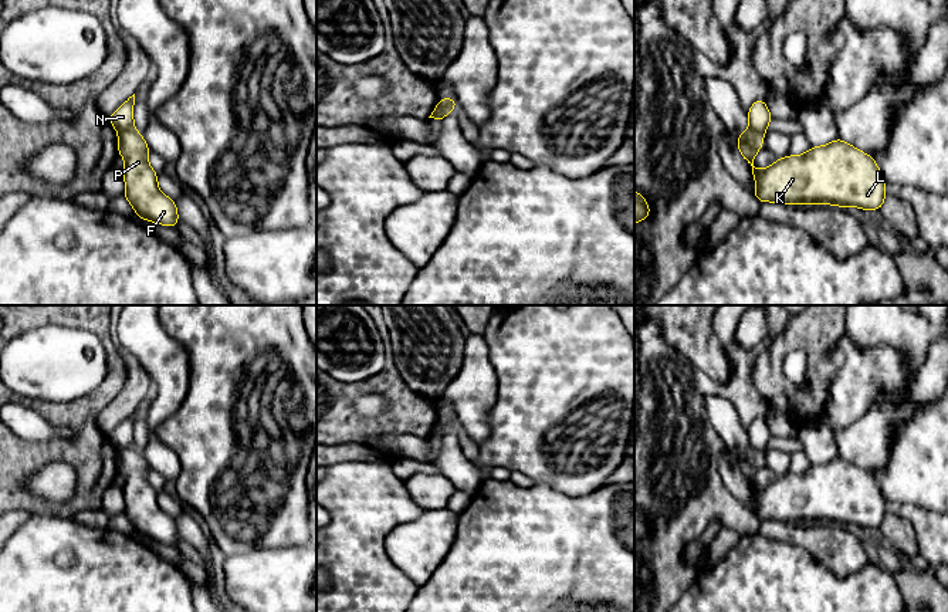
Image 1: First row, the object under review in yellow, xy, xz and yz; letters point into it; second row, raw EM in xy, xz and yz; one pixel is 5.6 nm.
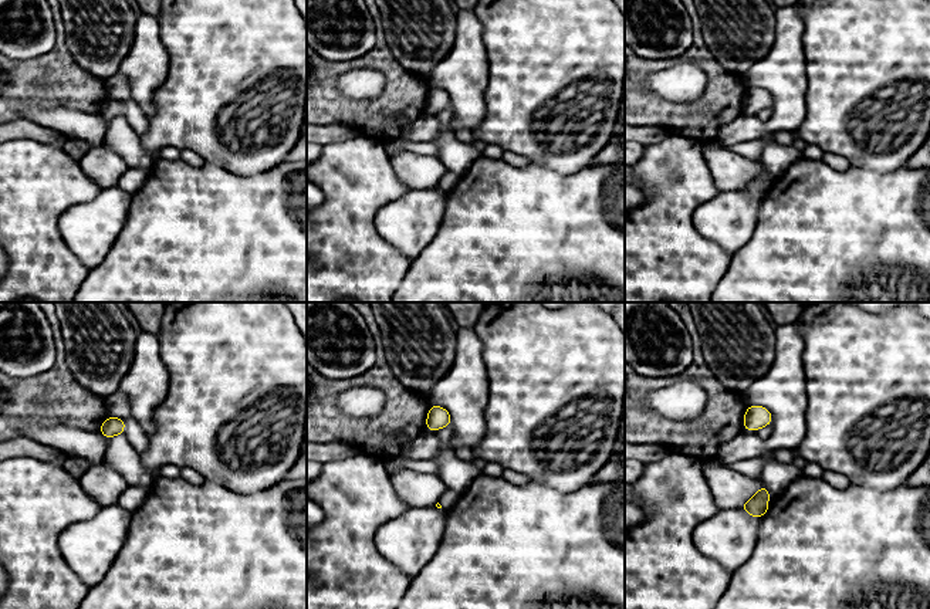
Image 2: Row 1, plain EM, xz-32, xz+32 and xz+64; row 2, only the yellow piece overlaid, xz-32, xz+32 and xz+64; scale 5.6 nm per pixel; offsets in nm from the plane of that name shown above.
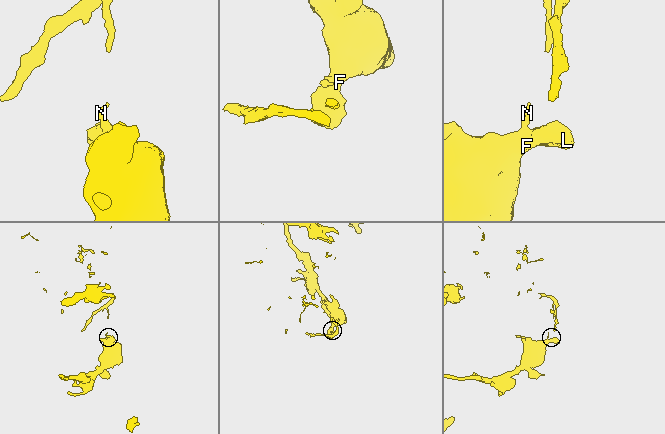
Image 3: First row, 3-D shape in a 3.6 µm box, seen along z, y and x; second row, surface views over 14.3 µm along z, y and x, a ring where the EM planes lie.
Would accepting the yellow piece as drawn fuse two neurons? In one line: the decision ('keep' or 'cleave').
cleave

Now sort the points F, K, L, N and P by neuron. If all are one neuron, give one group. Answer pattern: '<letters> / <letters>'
F K L P / N

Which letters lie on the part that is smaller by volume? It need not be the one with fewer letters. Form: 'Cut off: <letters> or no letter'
Cut off: N

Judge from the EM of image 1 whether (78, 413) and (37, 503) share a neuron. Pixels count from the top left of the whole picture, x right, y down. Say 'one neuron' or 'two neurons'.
one neuron

